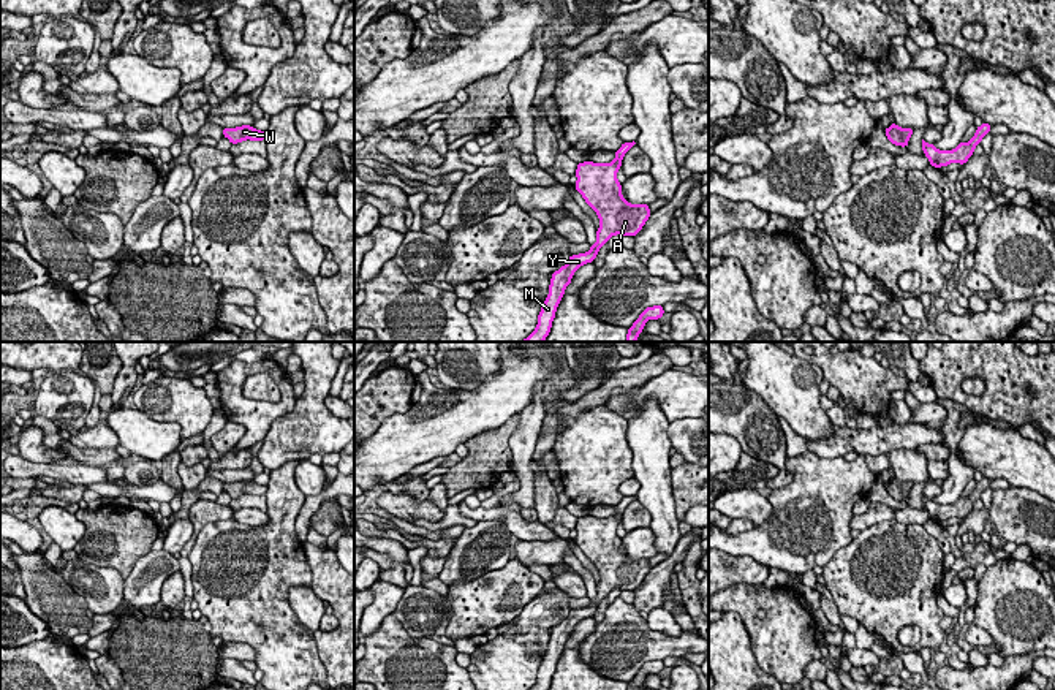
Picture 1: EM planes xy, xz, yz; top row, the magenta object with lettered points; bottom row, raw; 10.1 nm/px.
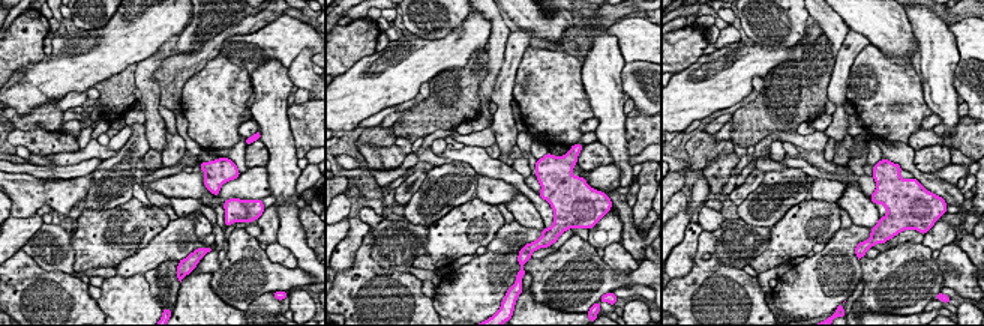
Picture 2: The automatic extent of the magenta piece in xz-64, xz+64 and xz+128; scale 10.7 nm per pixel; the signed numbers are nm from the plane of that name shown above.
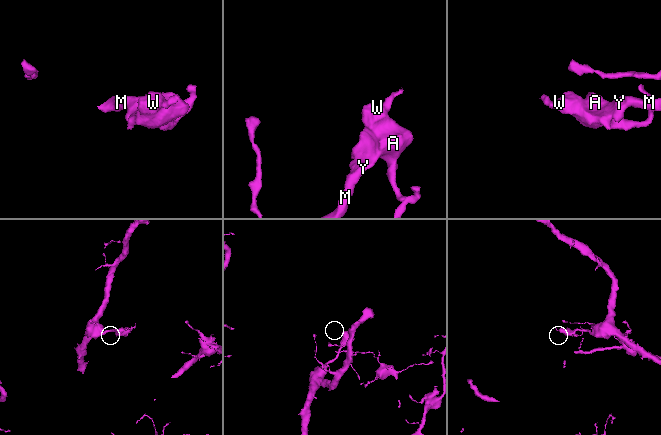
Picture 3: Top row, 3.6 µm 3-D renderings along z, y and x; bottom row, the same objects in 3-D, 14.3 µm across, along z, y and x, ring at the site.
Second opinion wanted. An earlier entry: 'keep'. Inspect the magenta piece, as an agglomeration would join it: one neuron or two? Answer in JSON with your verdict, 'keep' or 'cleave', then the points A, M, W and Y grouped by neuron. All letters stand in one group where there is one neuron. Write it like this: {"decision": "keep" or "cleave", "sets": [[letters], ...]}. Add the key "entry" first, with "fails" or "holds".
{"entry": "holds", "decision": "keep", "sets": [["A", "M", "W", "Y"]]}

